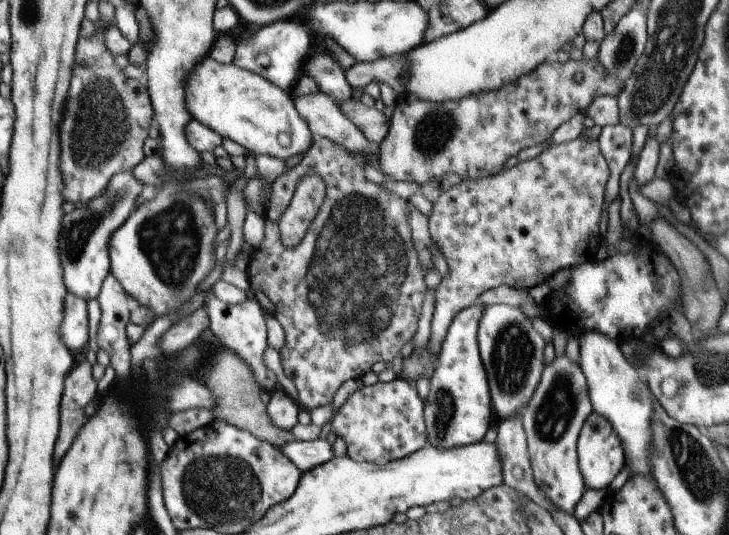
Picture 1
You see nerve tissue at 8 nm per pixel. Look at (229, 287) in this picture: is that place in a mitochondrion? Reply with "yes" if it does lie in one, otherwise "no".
no

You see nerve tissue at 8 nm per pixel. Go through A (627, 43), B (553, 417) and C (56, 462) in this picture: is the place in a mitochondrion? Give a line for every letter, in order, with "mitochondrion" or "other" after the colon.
A: mitochondrion
B: mitochondrion
C: other

